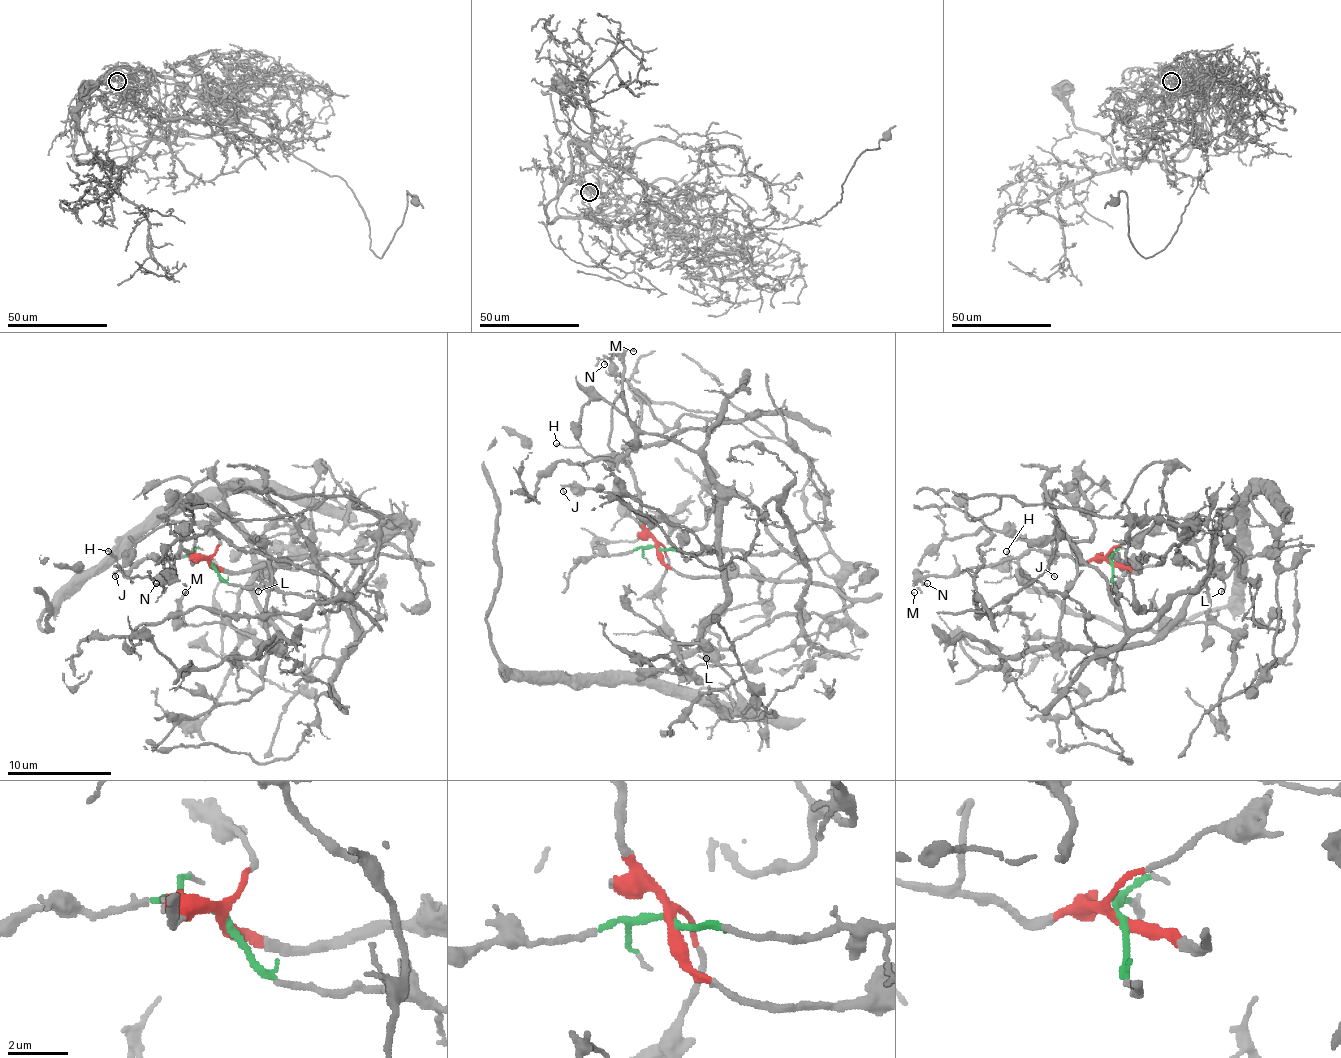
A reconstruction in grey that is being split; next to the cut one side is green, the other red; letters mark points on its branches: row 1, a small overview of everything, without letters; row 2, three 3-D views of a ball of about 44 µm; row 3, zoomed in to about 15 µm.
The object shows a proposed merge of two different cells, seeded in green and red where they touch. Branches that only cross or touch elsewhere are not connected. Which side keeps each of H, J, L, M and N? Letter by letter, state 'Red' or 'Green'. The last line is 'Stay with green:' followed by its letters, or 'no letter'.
H: Red
J: Red
L: Red
M: Red
N: Green
Stay with green: N

